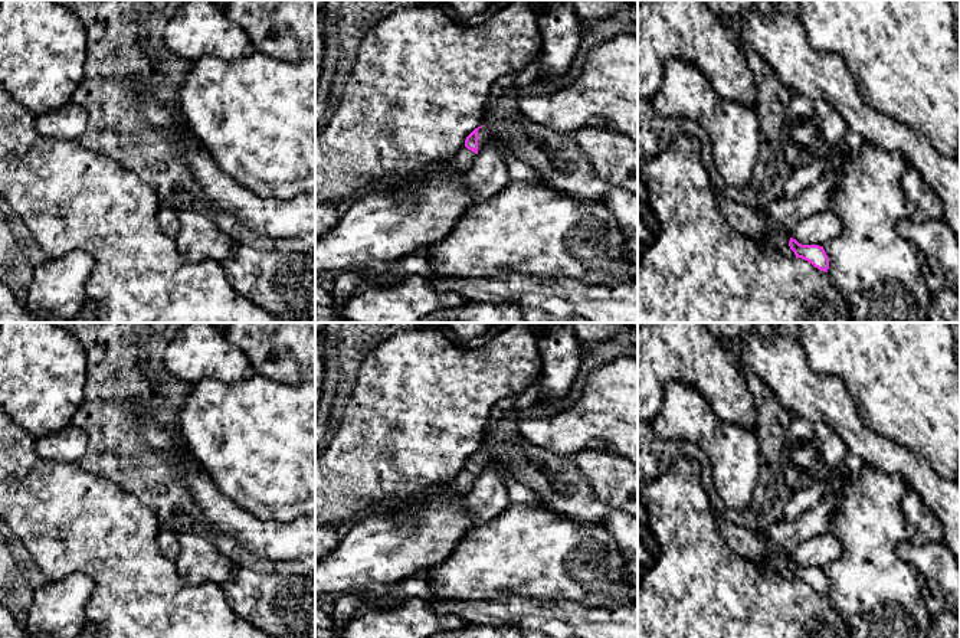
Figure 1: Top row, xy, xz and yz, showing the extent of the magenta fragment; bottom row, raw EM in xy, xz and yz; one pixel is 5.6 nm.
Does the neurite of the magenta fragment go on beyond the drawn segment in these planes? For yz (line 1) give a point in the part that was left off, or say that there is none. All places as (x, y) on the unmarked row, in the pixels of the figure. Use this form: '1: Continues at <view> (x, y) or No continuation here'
1: No continuation here

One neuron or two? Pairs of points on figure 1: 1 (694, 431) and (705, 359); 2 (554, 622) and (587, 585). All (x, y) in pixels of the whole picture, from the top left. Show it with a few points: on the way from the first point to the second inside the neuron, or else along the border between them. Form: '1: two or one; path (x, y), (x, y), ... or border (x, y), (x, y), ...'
1: two; border (668, 382), (681, 382), (693, 386), (721, 419)
2: two; border (540, 598), (569, 599), (592, 608), (606, 609)

